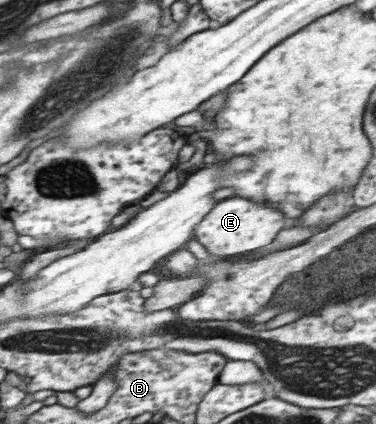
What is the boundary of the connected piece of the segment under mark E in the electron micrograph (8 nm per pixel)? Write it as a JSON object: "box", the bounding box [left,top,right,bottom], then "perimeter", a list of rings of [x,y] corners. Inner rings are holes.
{"box":[193,198,284,258],"perimeter":[[[227,198],[217,201],[217,206],[201,219],[193,238],[214,258],[245,254],[269,244],[273,236],[283,228],[283,218],[284,216],[273,210],[269,204],[261,202],[253,204],[253,200],[245,200],[245,198]]]}

